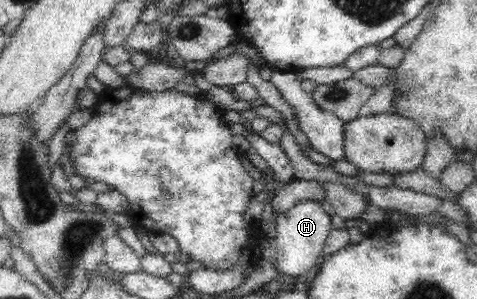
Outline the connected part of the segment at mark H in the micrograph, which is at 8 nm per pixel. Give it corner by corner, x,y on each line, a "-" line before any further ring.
304,200
296,204
277,219
276,250
280,272
287,277
294,277
303,283
315,272
324,257
323,246
330,234
331,216
316,201

